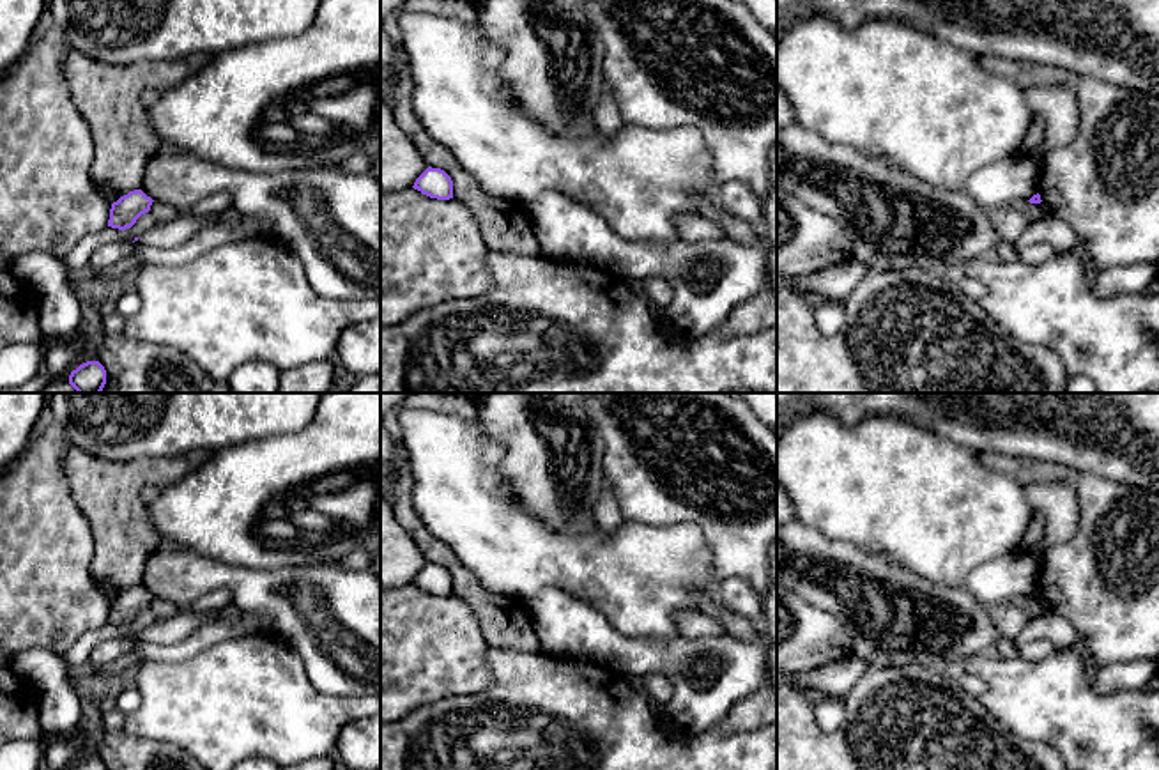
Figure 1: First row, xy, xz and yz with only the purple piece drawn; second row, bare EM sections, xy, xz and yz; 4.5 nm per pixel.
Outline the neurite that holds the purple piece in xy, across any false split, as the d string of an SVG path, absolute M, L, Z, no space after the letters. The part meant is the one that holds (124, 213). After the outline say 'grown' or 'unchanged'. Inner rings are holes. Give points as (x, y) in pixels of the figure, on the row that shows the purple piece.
M142 189L129 191L111 204L108 227L131 228L142 214L150 211L152 202Z | unchanged

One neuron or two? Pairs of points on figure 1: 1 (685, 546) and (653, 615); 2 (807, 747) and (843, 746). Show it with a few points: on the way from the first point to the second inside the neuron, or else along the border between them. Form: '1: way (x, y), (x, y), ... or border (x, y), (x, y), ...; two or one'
1: way (669, 563), (657, 576), (657, 597); one
2: way (816, 747), (834, 747); one

